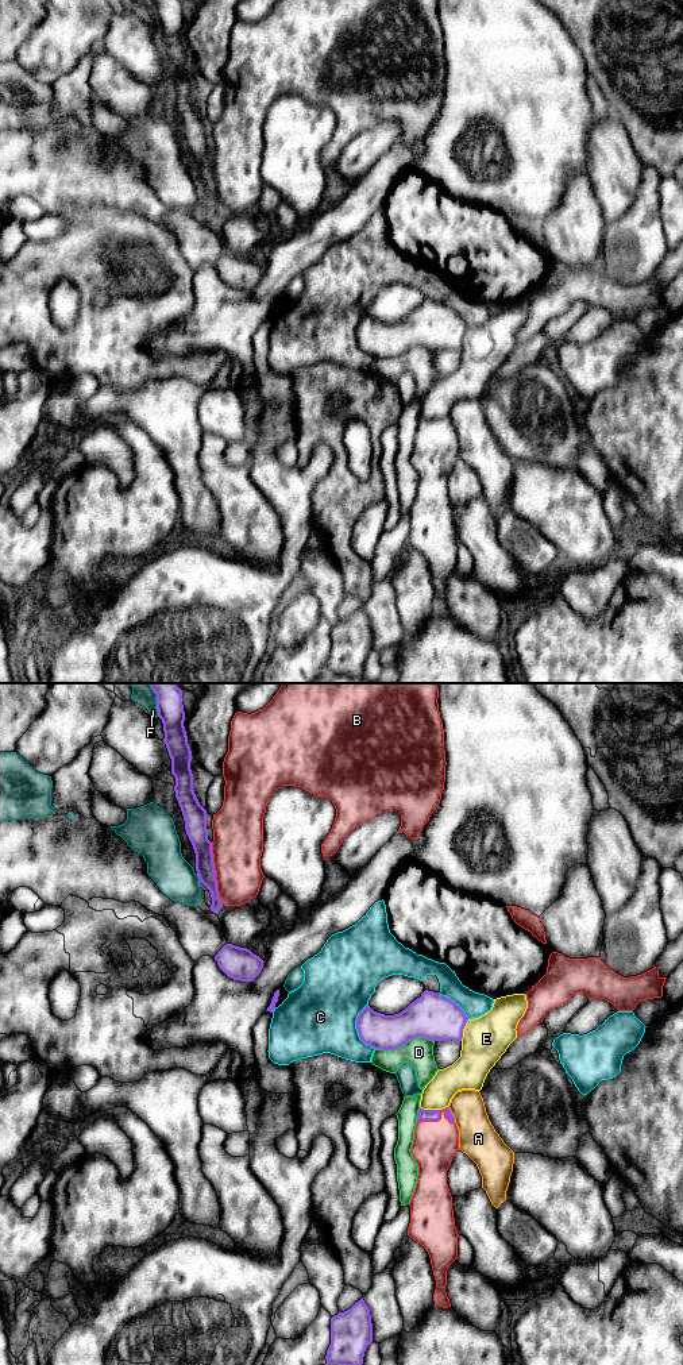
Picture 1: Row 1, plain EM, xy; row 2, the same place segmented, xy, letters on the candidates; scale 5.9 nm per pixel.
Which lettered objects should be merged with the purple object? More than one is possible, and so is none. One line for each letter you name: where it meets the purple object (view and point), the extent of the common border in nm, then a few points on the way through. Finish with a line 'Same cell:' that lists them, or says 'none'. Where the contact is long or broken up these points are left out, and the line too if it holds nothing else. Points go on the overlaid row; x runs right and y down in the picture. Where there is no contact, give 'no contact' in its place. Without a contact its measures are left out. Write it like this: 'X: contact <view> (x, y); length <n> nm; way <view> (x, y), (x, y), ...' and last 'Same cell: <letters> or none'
Same cell: none

